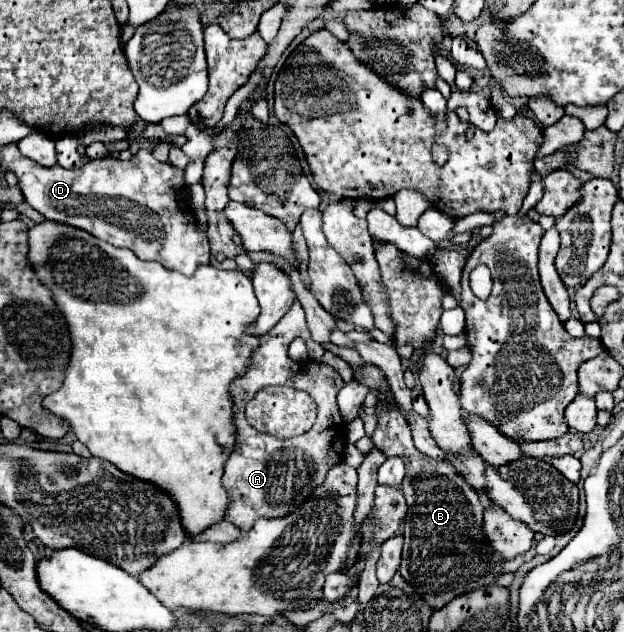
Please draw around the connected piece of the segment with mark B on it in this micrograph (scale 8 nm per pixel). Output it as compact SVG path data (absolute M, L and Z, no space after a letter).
M378 394L376 416L378 426L372 434L374 446L388 458L400 456L406 464L402 492L410 508L404 518L402 578L416 588L416 594L430 604L432 610L444 608L460 594L496 584L498 576L504 574L500 566L504 558L494 552L484 552L490 550L490 544L482 534L484 506L478 500L478 494L474 494L466 480L458 480L452 466L444 464L442 468L438 460L416 450L406 418L398 414L398 410L390 410L390 398L386 398L386 394Z

